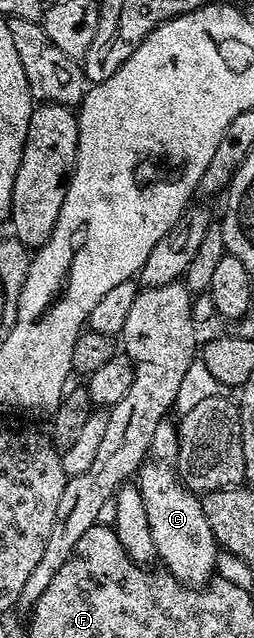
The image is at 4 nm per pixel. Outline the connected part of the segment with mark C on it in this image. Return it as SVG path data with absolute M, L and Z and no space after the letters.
M166 420L158 424L154 437L150 439L148 454L138 471L138 485L142 492L142 504L146 504L157 559L163 569L180 582L199 588L213 577L218 543L206 520L206 512L202 512L201 495L189 490L176 473L179 443L180 431L175 421Z

